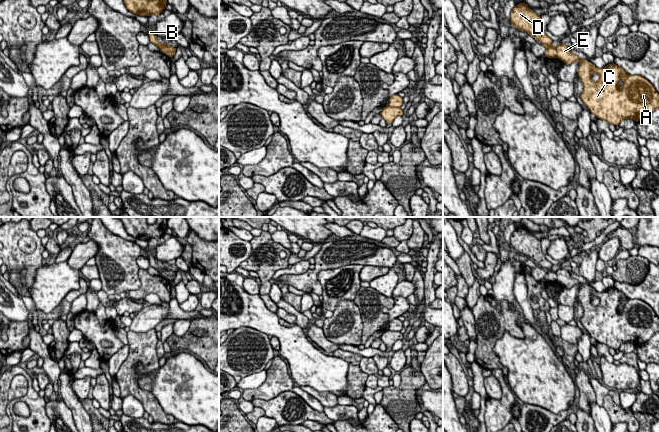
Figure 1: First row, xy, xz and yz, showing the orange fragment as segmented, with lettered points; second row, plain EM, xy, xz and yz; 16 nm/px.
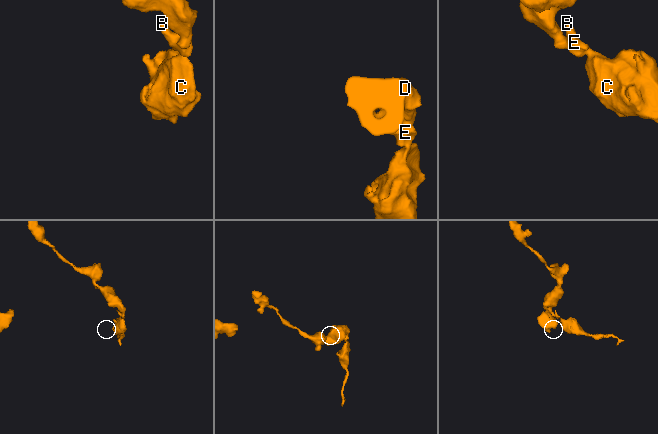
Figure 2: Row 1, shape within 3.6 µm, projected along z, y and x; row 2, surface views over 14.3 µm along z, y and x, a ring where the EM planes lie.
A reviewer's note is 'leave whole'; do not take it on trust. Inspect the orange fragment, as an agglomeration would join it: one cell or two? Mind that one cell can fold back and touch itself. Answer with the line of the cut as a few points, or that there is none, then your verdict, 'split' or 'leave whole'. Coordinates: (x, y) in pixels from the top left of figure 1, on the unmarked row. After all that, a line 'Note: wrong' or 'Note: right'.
cut in xz along (389, 329), (399, 331); split
Note: wrong

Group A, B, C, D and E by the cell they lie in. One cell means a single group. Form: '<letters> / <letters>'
A B C E / D

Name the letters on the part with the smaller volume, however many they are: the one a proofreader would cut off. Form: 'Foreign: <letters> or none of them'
Foreign: A, B, C, E

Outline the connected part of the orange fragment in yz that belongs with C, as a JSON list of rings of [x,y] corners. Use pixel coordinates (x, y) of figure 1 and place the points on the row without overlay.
[[[557,268],[556,274],[557,281],[566,289],[580,286],[577,295],[583,308],[580,322],[596,342],[616,350],[626,342],[641,345],[659,332],[658,316],[641,299],[629,299],[615,287],[597,292],[572,278],[564,268]]]

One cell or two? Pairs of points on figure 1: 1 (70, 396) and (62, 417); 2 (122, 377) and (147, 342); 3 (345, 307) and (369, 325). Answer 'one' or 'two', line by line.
1: two
2: one
3: two

